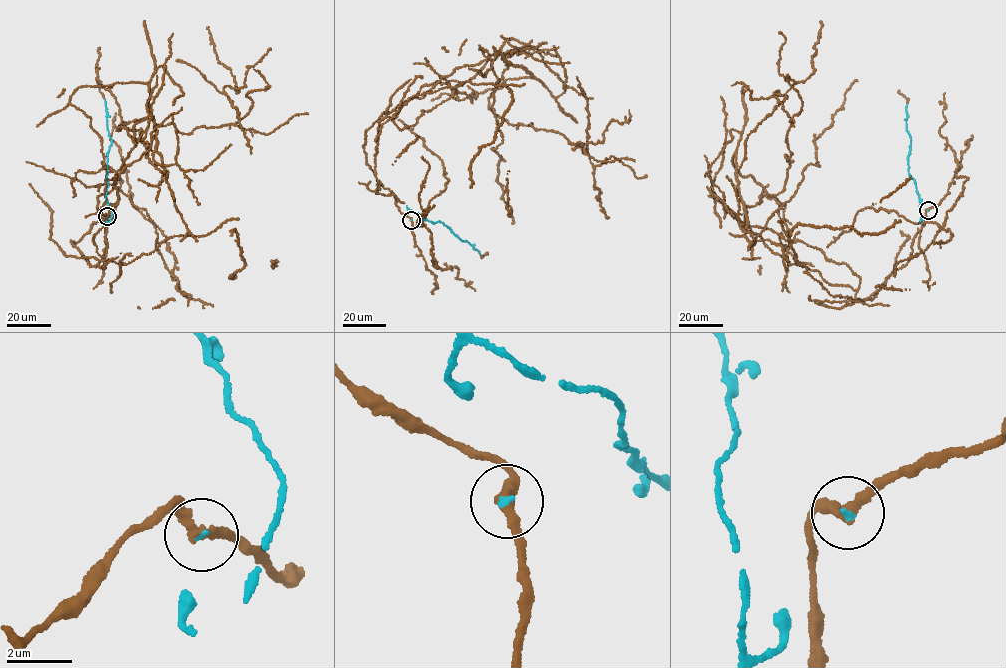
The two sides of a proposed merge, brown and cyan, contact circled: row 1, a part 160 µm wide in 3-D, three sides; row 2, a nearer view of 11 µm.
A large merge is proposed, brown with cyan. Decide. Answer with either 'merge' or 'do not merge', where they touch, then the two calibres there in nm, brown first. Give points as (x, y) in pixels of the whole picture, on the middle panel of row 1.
merge | (411, 220) | 300/80 nm

